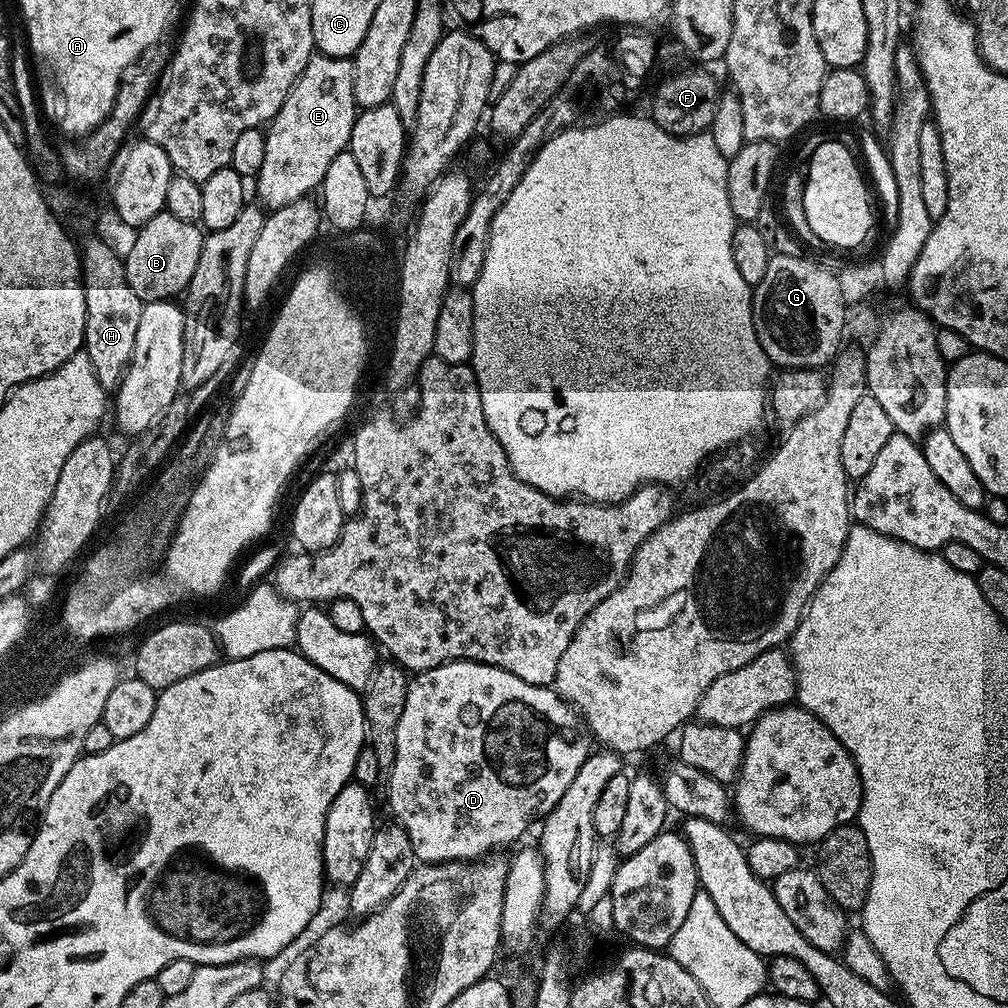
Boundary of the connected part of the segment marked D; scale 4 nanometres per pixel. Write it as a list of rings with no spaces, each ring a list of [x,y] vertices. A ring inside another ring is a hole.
[[[473,660],[446,662],[425,672],[417,672],[411,677],[406,694],[406,706],[402,706],[402,718],[398,718],[394,766],[386,772],[388,808],[396,815],[393,816],[395,823],[399,824],[402,830],[406,830],[406,838],[410,838],[410,846],[417,861],[425,864],[441,864],[447,860],[478,860],[481,856],[504,850],[507,844],[514,843],[532,823],[535,825],[552,812],[554,806],[558,806],[562,794],[566,794],[570,782],[574,782],[574,774],[578,774],[582,762],[586,762],[586,758],[590,755],[588,744],[590,745],[590,733],[579,712],[571,704],[567,704],[551,687],[522,682],[522,678],[514,678],[514,674],[482,662]]]

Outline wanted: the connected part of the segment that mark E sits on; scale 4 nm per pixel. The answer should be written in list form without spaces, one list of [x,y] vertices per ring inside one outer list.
[[[313,55],[306,70],[302,70],[302,74],[296,79],[296,85],[288,91],[286,102],[282,102],[278,114],[267,125],[266,158],[262,162],[262,170],[254,177],[256,192],[260,195],[259,203],[265,209],[275,210],[285,208],[290,202],[303,200],[309,194],[315,193],[330,162],[334,162],[338,154],[346,151],[357,115],[351,59]]]

